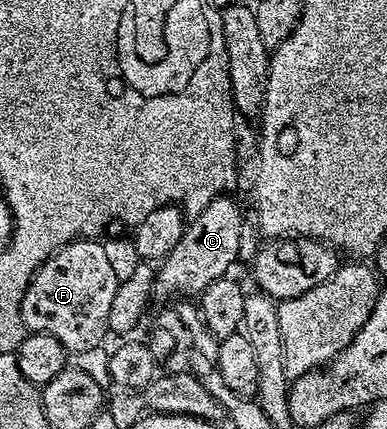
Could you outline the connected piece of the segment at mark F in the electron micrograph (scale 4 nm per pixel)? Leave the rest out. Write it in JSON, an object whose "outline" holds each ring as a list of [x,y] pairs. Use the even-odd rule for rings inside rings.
{"outline":[[[94,238],[75,240],[73,244],[65,244],[58,249],[38,267],[22,299],[21,327],[27,333],[56,338],[56,342],[60,342],[70,354],[103,347],[103,340],[108,333],[109,311],[112,310],[120,276],[114,273],[114,264],[110,261],[105,246],[98,243],[102,242]]]}

